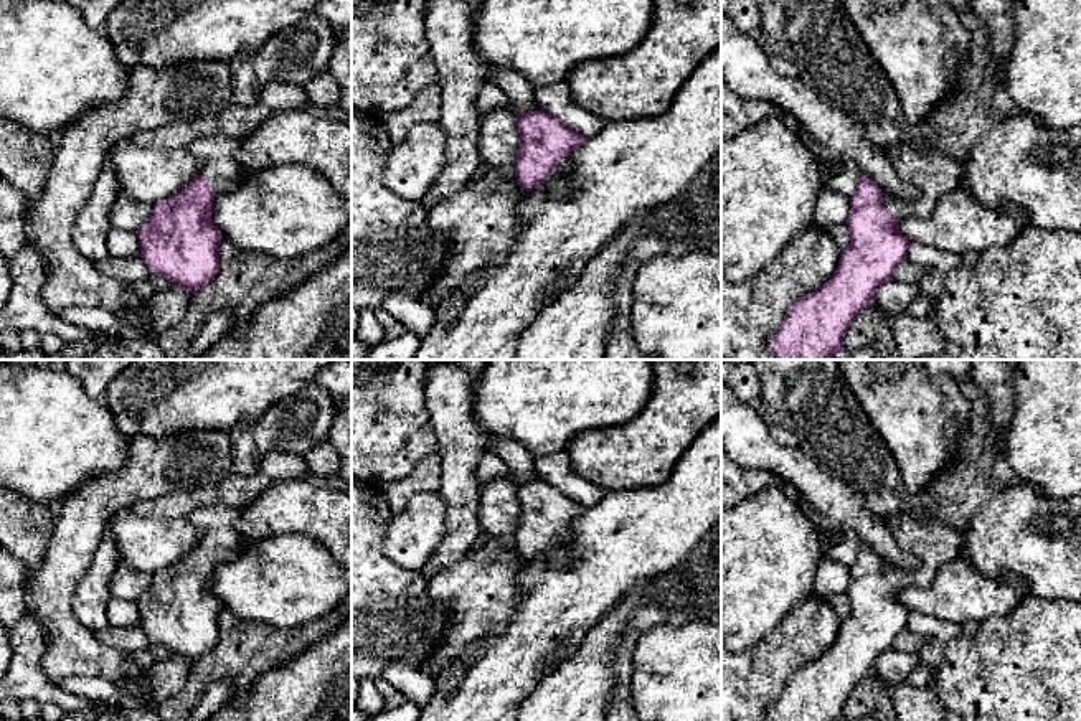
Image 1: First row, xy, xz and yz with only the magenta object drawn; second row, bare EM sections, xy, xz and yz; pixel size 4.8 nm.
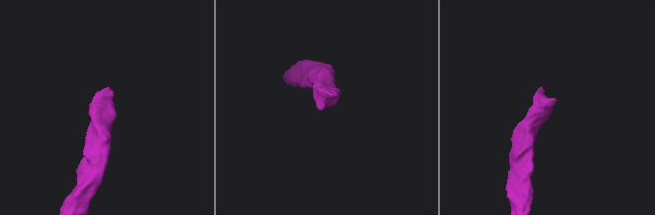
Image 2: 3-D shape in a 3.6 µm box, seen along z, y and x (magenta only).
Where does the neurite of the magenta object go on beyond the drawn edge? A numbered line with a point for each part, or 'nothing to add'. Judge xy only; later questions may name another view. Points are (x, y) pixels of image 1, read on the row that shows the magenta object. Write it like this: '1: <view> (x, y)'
1: xy (215, 154)

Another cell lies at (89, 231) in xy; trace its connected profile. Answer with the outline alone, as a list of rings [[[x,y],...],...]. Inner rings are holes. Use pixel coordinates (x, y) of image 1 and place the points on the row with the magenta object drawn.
[[[107,153],[94,191],[71,228],[74,247],[92,262],[99,262],[109,256],[106,239],[111,231],[117,198],[119,185]]]

